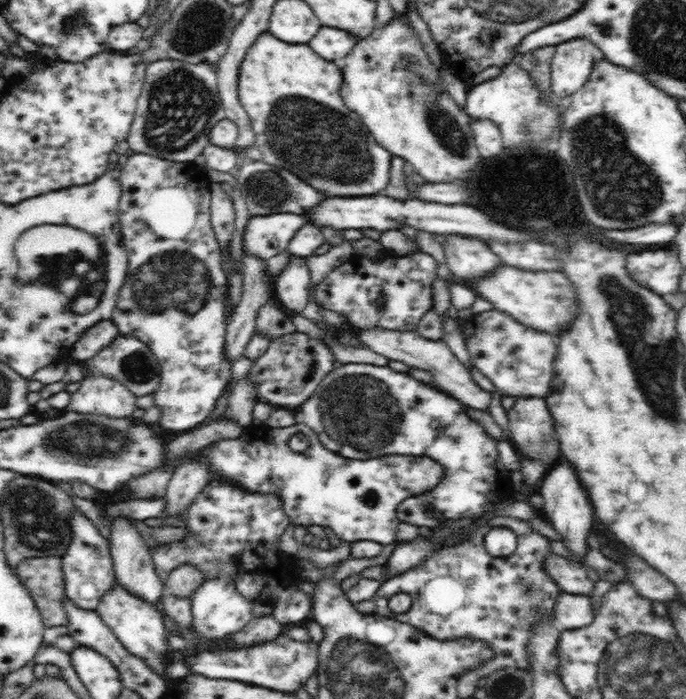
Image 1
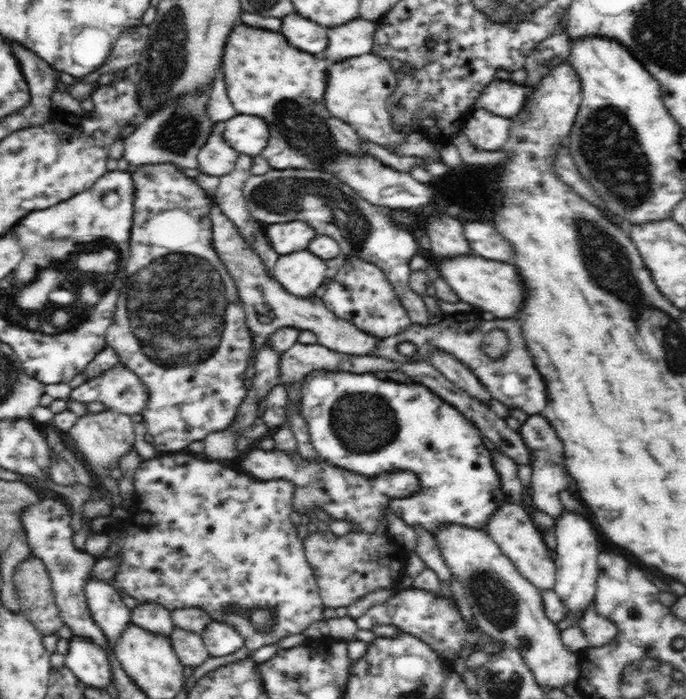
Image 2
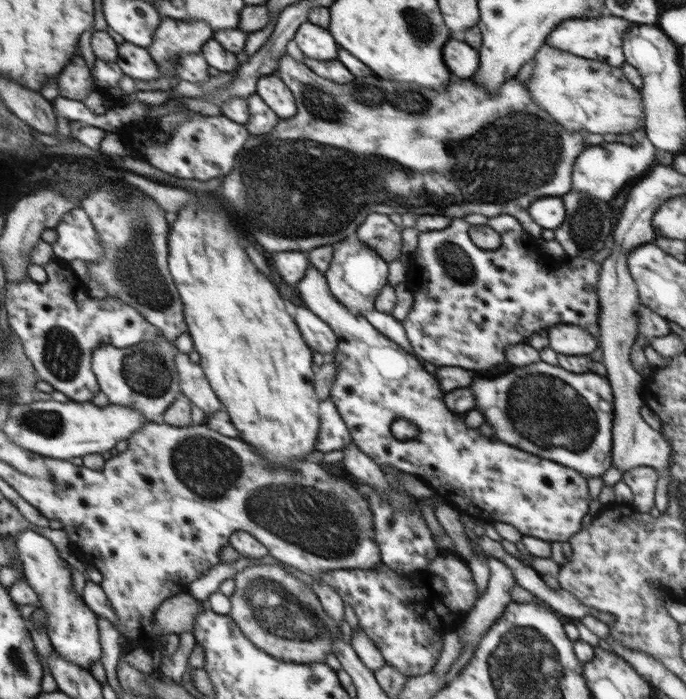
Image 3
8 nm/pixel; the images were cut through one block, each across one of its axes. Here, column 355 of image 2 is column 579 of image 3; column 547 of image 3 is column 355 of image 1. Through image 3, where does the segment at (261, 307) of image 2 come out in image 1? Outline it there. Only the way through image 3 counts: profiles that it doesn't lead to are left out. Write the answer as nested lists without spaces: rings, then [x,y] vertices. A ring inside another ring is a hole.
[[[372,328],[372,330],[354,329],[359,338],[358,347],[370,348],[390,360],[400,360],[410,367],[428,370],[434,376],[434,382],[449,395],[459,400],[462,405],[470,407],[473,410],[489,410],[492,396],[490,391],[486,391],[478,385],[472,378],[471,372],[466,366],[450,351],[450,348],[442,339],[430,340],[422,338],[414,331],[382,330],[381,328]]]

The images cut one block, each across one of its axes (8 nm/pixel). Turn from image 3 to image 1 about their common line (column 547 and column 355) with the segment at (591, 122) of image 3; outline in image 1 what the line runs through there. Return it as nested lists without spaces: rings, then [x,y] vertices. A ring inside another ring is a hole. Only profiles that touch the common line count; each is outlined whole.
[[[394,15],[388,24],[376,26],[370,36],[358,41],[350,54],[339,62],[343,78],[340,96],[348,109],[360,117],[380,146],[386,147],[391,155],[403,158],[410,169],[427,182],[460,183],[460,180],[472,176],[481,154],[470,127],[471,116],[446,91],[441,70],[434,66],[434,62],[424,51],[412,25]]]

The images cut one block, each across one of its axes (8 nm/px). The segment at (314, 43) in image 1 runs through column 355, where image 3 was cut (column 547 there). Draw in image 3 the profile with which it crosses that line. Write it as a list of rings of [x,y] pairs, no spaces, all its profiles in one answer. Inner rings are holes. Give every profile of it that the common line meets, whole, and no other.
[[[610,14],[590,19],[568,18],[552,30],[546,37],[545,44],[581,58],[604,62],[612,67],[621,67],[622,64],[626,64],[623,50],[624,31],[632,25],[634,22]]]

